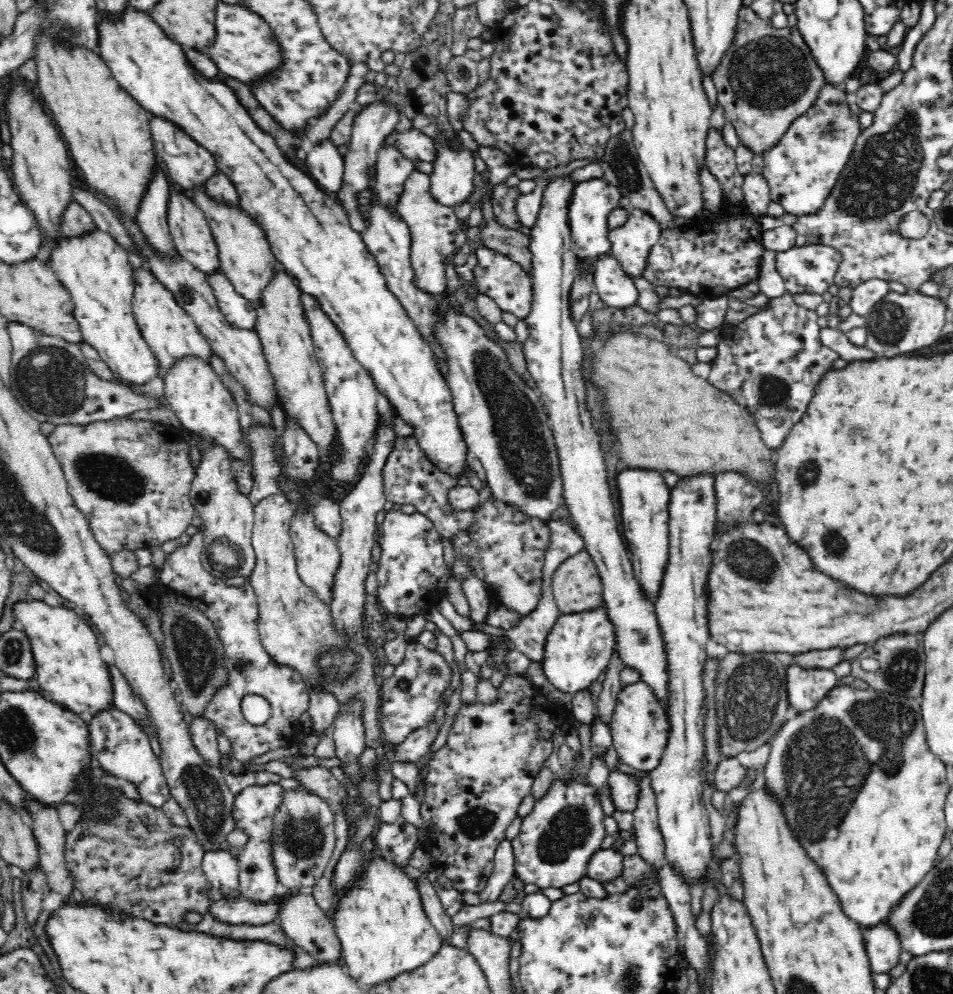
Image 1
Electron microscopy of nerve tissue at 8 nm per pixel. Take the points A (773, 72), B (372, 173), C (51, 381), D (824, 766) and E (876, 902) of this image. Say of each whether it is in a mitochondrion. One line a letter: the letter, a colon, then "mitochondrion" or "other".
A: mitochondrion
B: other
C: mitochondrion
D: mitochondrion
E: other

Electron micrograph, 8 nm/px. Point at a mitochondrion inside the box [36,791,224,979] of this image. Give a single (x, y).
(116, 844)

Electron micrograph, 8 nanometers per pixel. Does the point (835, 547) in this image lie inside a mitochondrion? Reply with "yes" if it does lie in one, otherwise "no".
yes

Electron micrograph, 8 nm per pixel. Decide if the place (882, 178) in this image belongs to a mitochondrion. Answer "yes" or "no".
yes

